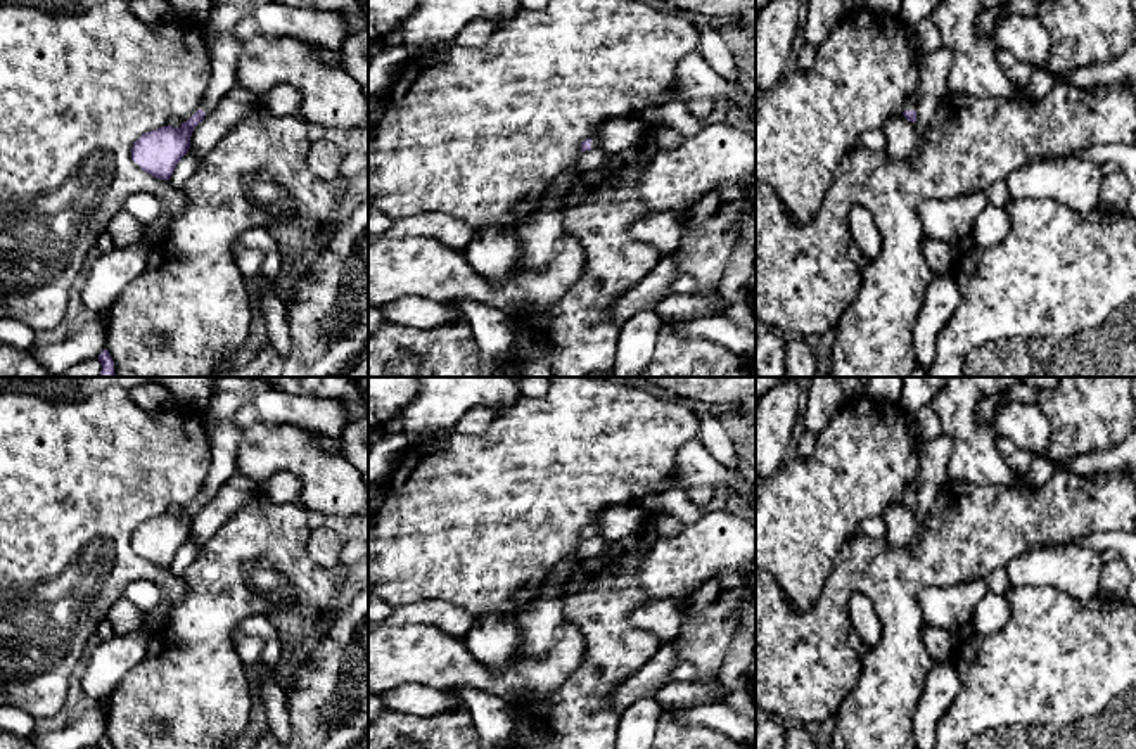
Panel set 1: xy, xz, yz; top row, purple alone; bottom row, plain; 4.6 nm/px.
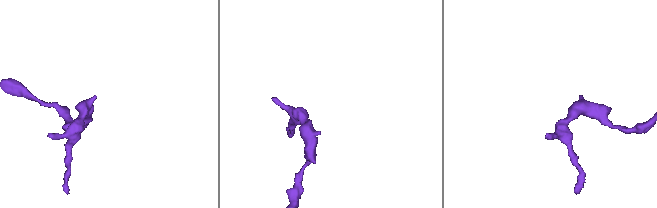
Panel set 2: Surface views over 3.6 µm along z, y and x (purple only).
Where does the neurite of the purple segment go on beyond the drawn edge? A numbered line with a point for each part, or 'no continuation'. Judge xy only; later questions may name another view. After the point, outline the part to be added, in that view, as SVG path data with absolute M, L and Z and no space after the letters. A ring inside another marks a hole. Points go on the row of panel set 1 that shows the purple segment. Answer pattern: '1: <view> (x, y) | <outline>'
1: xy (225, 47) | M216 3L207 19L213 36L207 43L211 80L201 106L206 114L237 85L237 66L244 40L235 36L233 29L252 10L254 5L251 3Z

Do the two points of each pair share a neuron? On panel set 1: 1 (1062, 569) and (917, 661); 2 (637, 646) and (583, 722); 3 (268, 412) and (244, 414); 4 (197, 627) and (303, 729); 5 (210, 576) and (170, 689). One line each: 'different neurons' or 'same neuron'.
1: different neurons
2: same neuron
3: same neuron
4: different neurons
5: same neuron

